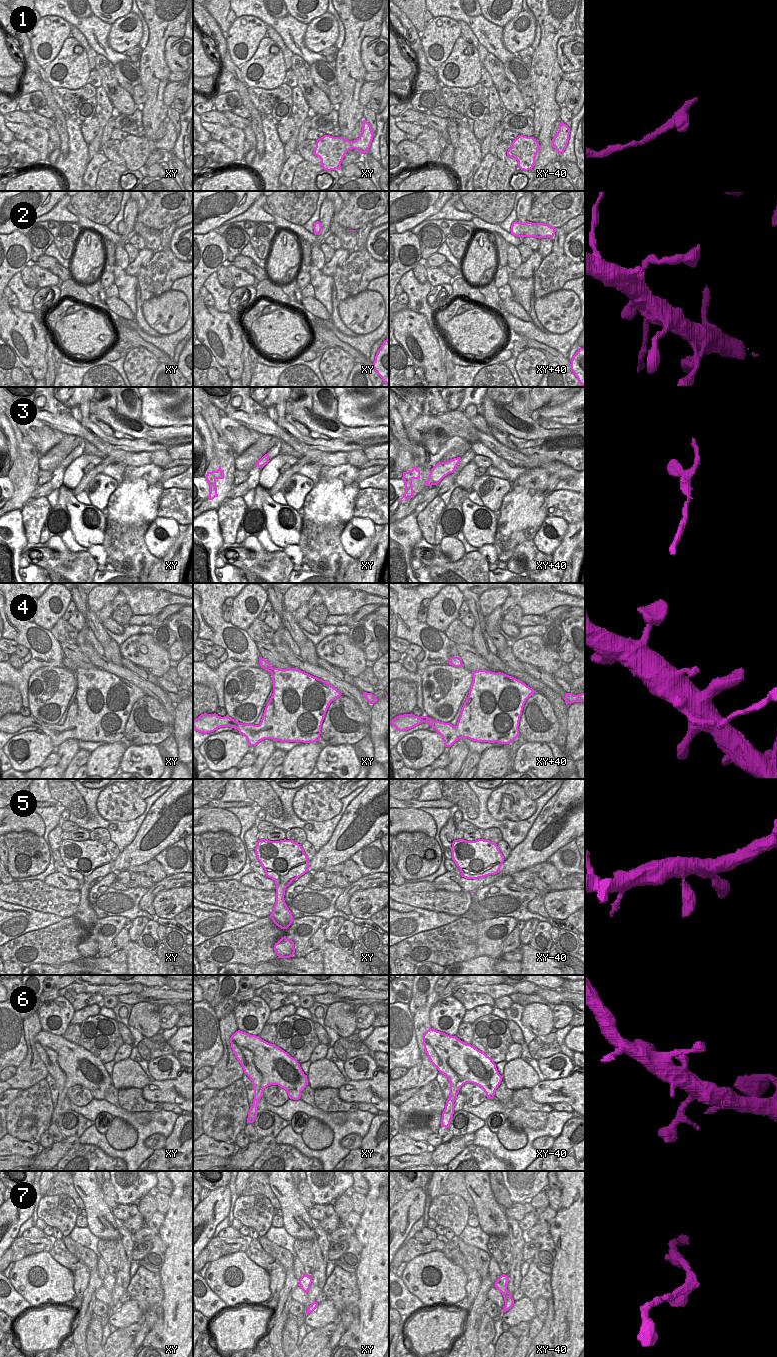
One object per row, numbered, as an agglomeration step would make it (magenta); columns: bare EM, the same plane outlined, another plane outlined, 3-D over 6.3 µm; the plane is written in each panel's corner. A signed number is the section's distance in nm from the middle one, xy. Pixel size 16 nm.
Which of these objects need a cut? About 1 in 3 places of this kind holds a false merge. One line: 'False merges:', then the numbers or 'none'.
False merges: none

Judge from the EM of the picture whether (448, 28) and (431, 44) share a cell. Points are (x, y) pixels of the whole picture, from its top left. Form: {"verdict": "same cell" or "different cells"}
{"verdict": "same cell"}

